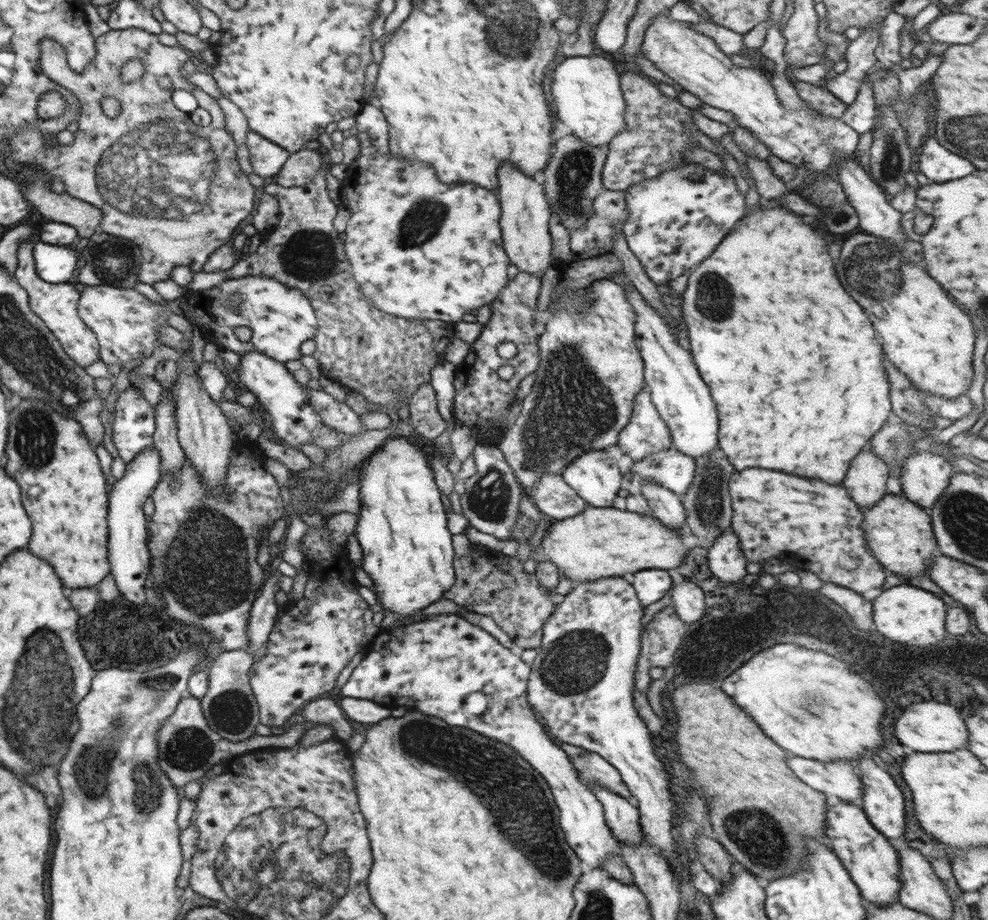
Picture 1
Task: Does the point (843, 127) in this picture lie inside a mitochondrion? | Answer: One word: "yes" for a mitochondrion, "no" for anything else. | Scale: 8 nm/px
no

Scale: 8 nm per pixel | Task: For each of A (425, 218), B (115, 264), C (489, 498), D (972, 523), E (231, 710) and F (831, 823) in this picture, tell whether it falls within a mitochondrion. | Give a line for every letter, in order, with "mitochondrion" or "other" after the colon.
A: mitochondrion
B: mitochondrion
C: mitochondrion
D: mitochondrion
E: mitochondrion
F: other

